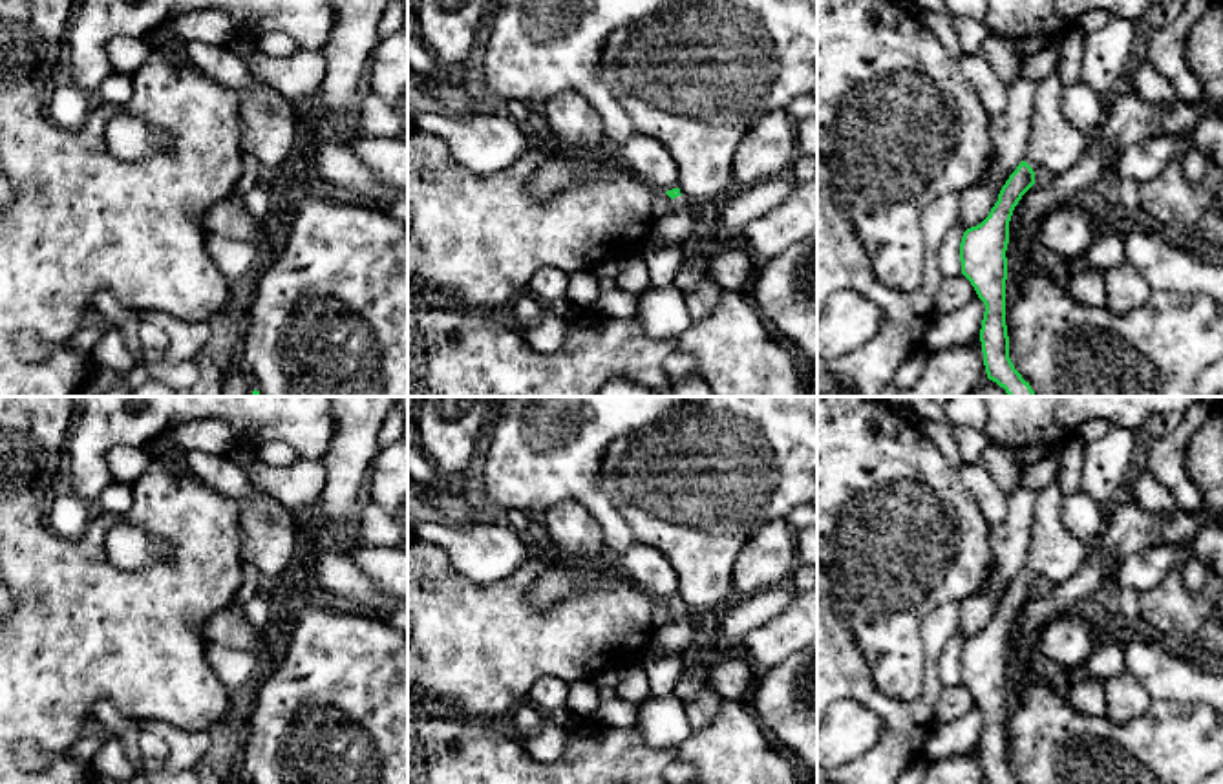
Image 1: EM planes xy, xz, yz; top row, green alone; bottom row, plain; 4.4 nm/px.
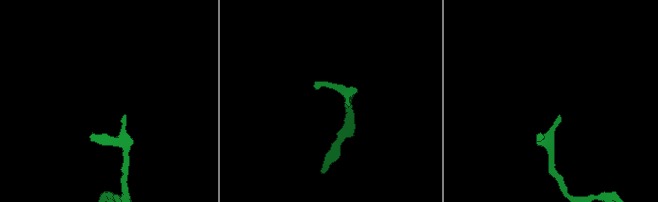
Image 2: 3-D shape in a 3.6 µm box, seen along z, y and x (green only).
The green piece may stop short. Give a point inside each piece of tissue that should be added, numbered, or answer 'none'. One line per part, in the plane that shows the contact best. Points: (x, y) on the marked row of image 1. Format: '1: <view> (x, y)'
1: yz (1053, 147)

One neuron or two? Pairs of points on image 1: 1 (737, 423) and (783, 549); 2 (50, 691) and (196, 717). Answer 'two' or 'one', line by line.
1: two
2: one

